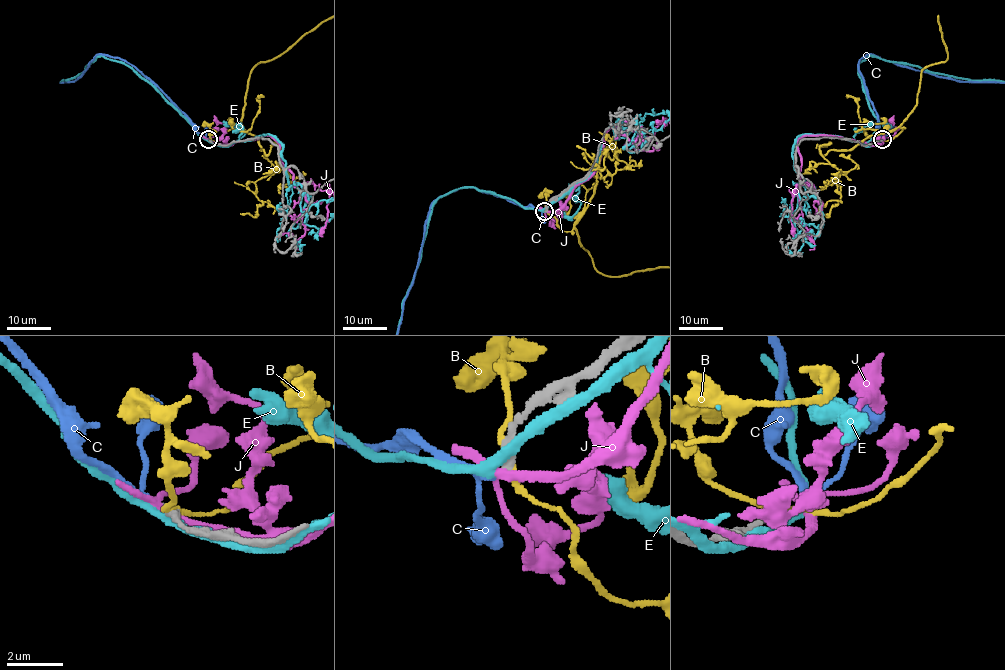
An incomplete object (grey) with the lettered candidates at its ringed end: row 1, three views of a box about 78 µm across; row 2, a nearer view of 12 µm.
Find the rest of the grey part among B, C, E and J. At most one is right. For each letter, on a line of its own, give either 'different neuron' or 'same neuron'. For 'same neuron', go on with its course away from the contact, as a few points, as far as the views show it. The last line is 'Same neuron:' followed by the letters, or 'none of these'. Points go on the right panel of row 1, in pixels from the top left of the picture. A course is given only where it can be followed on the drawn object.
B: different neuron
C: same neuron
E: different neuron
J: different neuron
Same neuron: C

